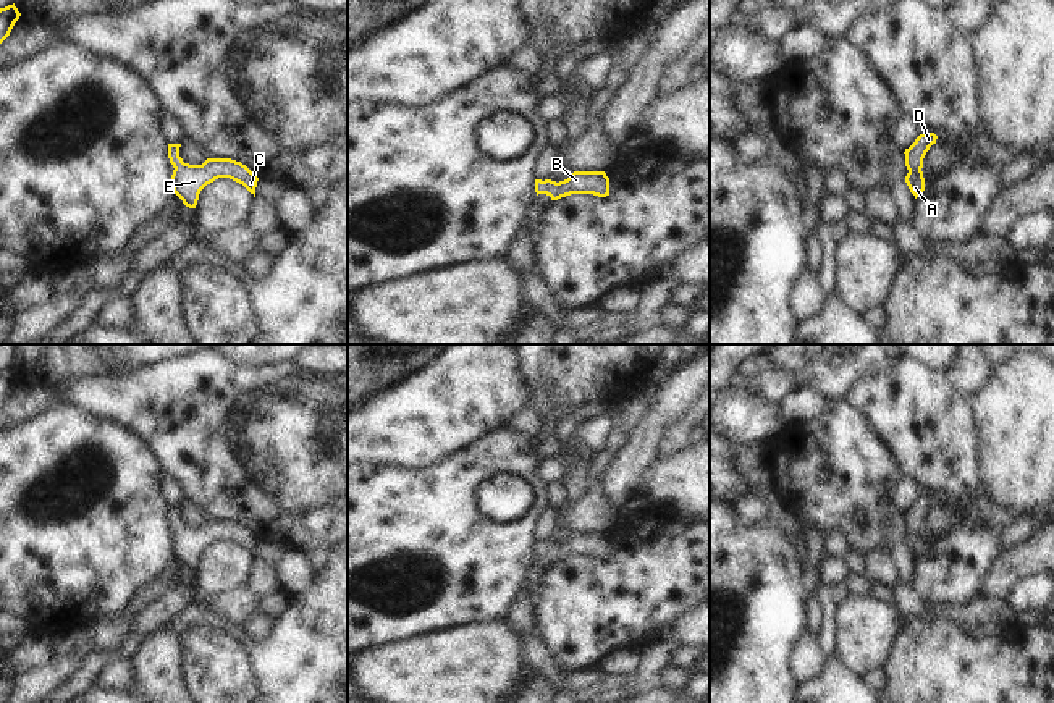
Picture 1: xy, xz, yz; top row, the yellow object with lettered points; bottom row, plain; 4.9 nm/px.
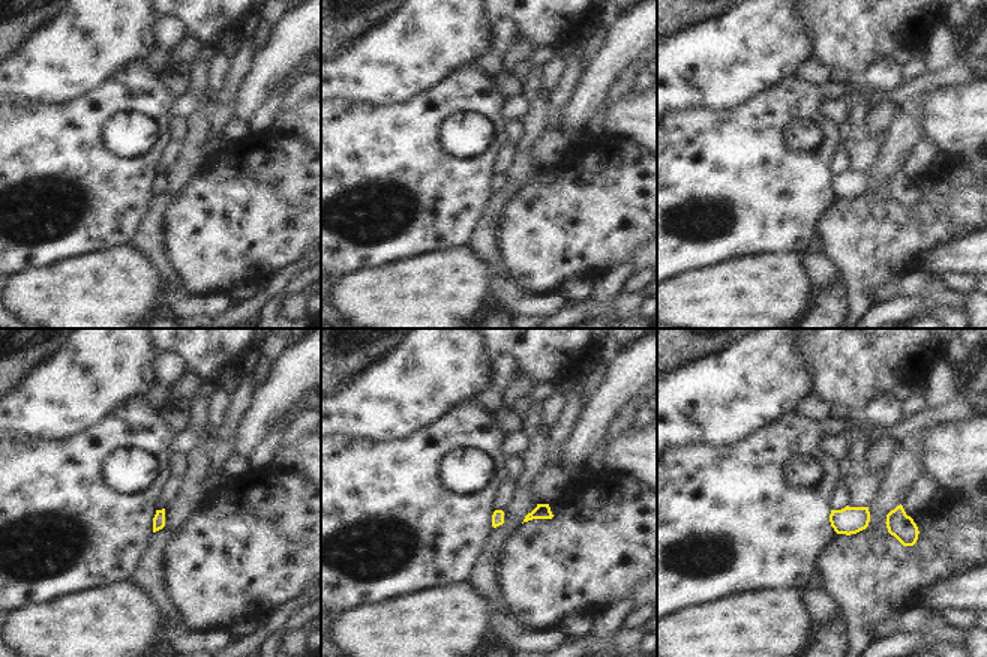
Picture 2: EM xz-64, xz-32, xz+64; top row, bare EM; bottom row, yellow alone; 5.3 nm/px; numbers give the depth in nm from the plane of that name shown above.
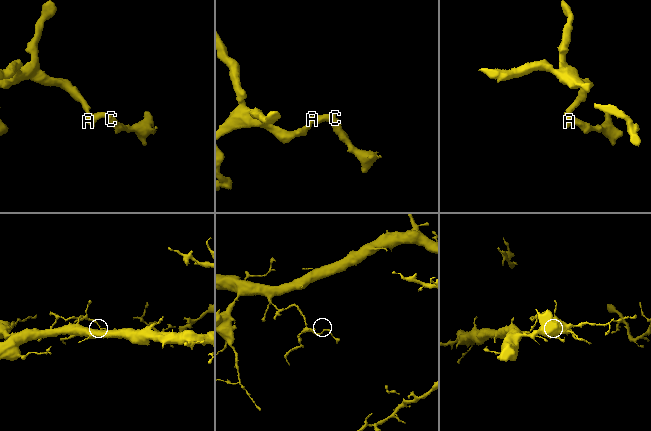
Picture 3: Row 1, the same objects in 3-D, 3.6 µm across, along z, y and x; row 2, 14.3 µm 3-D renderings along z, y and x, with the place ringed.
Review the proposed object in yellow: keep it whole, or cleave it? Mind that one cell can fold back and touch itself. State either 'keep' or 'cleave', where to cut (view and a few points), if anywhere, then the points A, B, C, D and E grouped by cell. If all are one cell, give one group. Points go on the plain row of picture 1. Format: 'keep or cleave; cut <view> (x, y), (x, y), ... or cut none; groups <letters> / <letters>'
keep; cut none; groups A B C D E

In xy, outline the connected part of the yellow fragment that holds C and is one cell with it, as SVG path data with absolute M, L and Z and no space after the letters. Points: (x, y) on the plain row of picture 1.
M168 506L173 527L173 554L189 570L196 570L200 553L218 540L230 540L242 546L254 559L259 540L241 524L231 520L207 520L202 527L184 525L179 519L181 506Z

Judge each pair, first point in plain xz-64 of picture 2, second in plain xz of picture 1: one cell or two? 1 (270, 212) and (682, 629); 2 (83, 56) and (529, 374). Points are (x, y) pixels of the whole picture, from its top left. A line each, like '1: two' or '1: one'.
1: two
2: two

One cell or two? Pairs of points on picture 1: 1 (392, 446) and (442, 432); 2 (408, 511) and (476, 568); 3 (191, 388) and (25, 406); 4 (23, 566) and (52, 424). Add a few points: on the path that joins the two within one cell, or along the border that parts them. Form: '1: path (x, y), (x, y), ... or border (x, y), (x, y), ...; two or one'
1: path (404, 433), (429, 432); one
2: path (424, 527), (459, 563); one
3: border (89, 378), (63, 382), (59, 387), (59, 401); two
4: path (78, 543), (128, 505), (105, 448); one

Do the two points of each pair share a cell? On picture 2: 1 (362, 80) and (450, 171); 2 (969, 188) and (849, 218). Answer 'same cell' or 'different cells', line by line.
1: different cells
2: same cell

